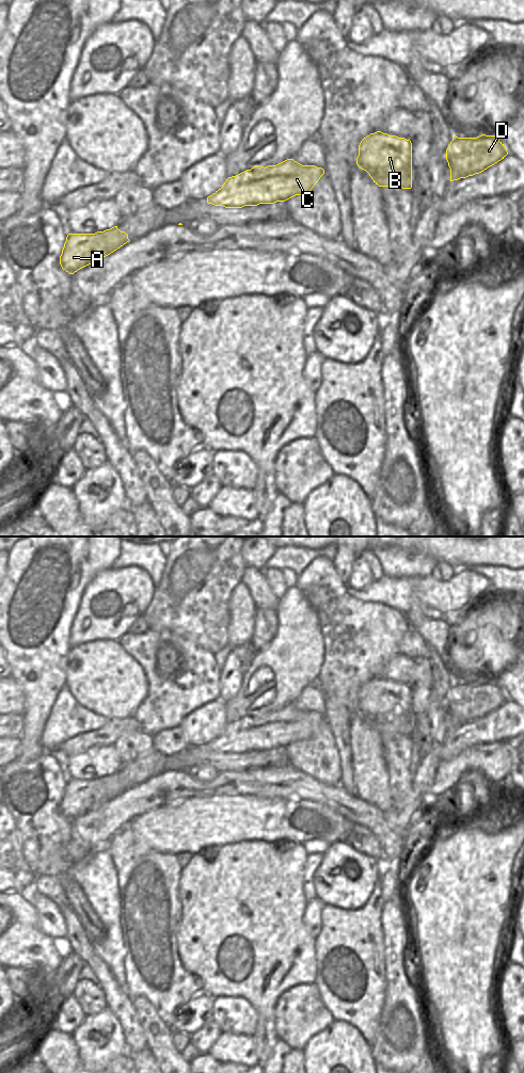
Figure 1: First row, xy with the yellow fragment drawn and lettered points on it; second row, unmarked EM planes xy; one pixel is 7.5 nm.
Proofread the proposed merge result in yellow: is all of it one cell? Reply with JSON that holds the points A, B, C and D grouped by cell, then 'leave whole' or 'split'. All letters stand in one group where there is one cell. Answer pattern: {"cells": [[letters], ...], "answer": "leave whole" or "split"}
{"cells": [["A", "C"], ["B", "D"]], "answer": "split"}

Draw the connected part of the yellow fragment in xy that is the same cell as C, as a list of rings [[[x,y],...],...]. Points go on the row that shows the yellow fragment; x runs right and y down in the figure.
[[[287,159],[276,165],[255,165],[228,177],[221,189],[207,197],[207,203],[225,208],[285,202],[308,193],[324,174],[315,165],[302,165]]]

